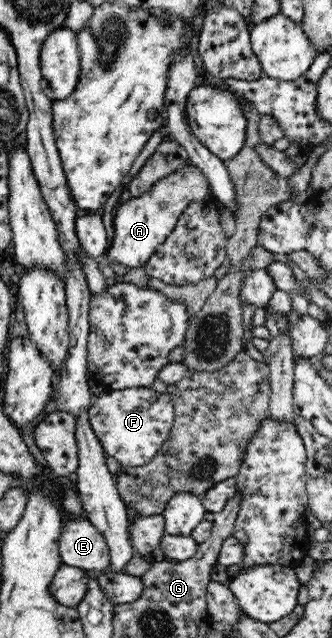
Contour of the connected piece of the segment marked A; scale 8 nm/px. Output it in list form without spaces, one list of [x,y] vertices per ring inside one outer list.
[[[191,163],[159,180],[145,196],[129,198],[117,208],[112,218],[114,236],[104,253],[109,261],[108,265],[116,261],[129,269],[144,267],[155,250],[171,233],[183,209],[191,201],[205,200],[210,196],[211,188],[209,188],[207,178],[199,172],[197,166]]]

